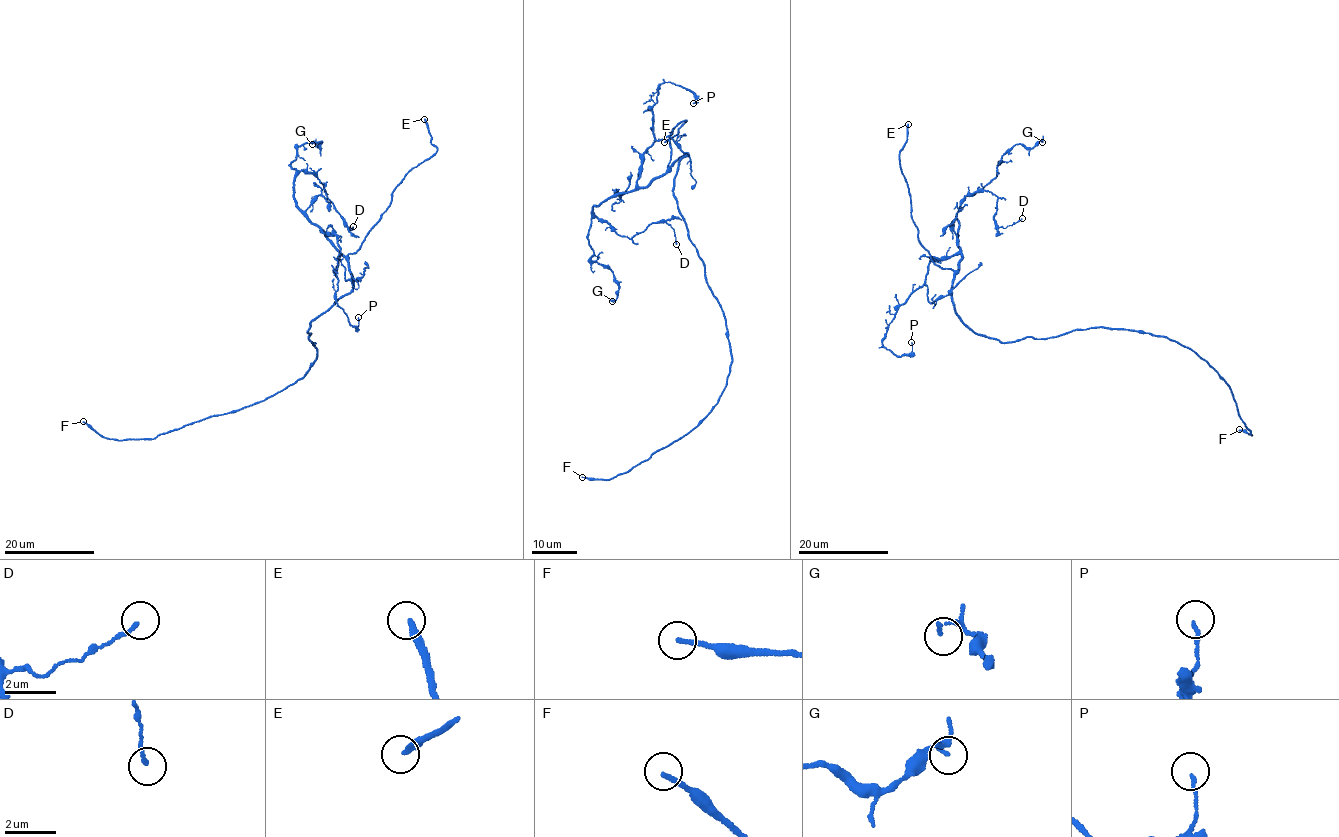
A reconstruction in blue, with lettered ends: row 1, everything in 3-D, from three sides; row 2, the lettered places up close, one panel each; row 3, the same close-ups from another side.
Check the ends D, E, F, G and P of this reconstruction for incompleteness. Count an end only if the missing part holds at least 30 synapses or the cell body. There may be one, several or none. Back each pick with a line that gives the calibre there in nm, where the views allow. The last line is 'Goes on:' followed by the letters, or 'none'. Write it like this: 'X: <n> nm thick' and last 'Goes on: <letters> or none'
E: 260 nm thick
F: 180 nm thick
Goes on: E, F

